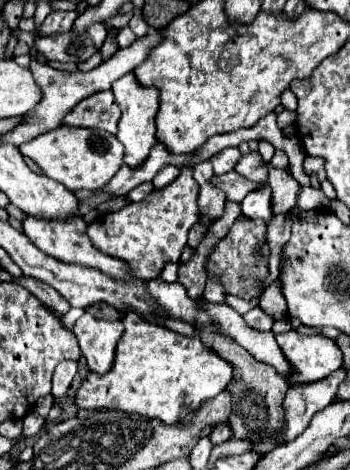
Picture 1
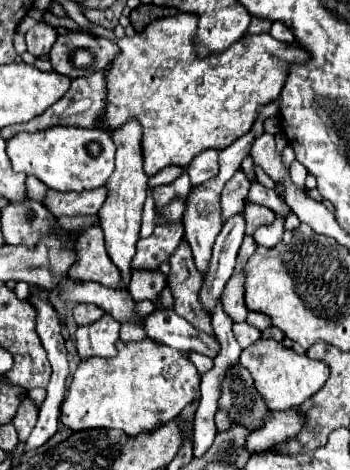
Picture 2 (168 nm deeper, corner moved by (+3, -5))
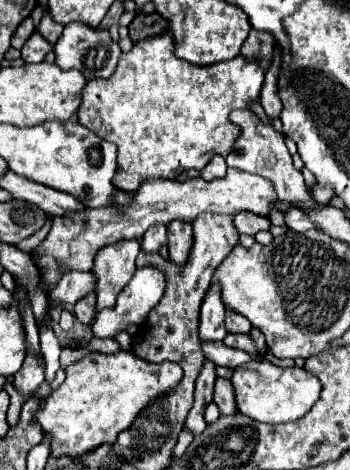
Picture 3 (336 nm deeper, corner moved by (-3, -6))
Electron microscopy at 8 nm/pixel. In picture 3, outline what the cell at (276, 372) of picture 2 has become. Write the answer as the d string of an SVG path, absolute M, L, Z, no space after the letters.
M262 359L262 363L248 363L248 367L234 369L232 385L236 391L236 409L238 413L260 421L260 423L288 423L300 419L310 407L316 403L320 395L320 381L314 375L300 367L276 367L270 361Z

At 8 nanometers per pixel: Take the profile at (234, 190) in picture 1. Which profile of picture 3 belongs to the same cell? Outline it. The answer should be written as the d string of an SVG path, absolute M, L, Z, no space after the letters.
M290 209L286 213L286 223L292 231L308 231L314 227L314 223L308 219L308 215L304 215L300 209Z

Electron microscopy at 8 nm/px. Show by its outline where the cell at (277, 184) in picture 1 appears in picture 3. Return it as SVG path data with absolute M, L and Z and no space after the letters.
M242 211L240 215L234 215L234 227L244 235L256 235L258 231L270 227L270 219L260 219L258 215L248 215L248 211Z

